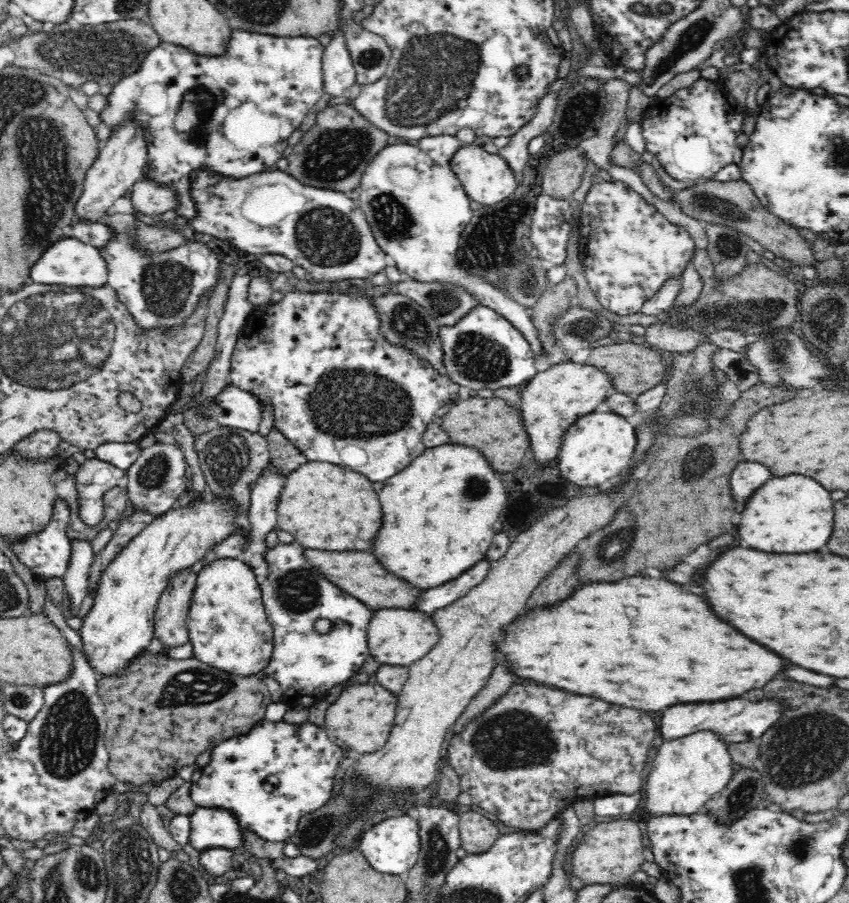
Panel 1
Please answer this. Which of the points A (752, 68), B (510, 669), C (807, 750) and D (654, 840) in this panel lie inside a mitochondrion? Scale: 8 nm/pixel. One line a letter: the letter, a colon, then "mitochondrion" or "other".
A: other
B: other
C: mitochondrion
D: other

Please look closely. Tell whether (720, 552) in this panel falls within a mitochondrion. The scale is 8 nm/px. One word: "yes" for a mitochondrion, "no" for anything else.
no

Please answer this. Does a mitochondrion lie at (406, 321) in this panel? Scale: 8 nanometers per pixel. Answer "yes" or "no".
yes

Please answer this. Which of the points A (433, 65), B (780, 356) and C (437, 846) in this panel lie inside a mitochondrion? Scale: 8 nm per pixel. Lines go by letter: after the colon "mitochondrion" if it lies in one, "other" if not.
A: mitochondrion
B: mitochondrion
C: mitochondrion

